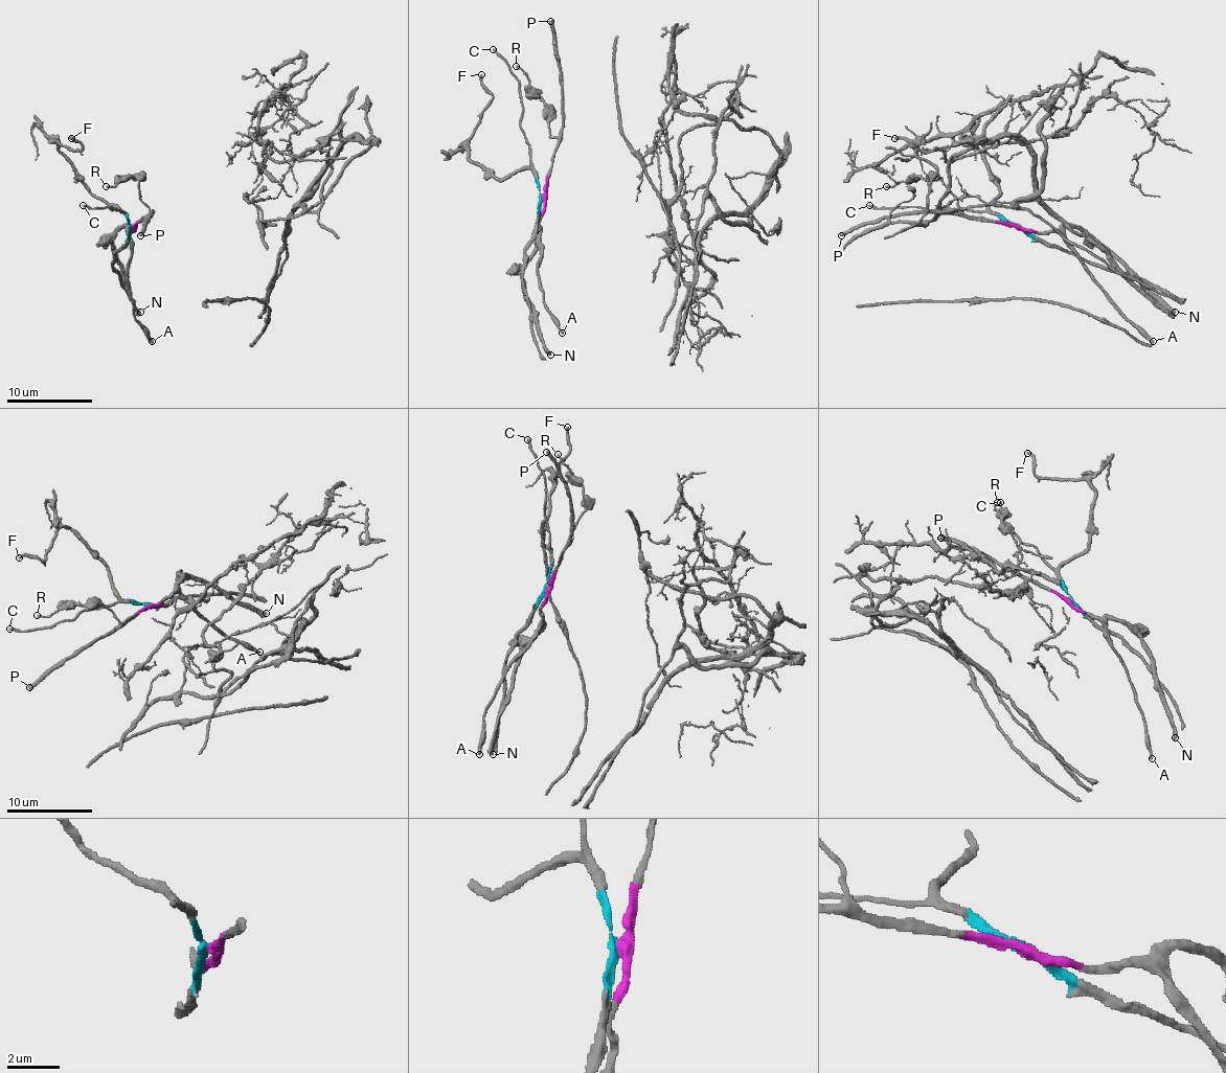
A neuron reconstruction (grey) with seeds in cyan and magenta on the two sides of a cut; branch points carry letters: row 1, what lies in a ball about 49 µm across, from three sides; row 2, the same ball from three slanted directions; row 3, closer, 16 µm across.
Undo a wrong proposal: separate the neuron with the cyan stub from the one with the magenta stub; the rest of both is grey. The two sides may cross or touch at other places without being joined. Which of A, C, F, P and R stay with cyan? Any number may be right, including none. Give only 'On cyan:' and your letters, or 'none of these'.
On cyan: C, F

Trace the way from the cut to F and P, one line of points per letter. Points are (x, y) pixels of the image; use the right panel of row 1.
F: (1017, 225), (1001, 221), (989, 208), (999, 190), (989, 163), (970, 143), (933, 150), (894, 137)
P: (1017, 225), (946, 212), (901, 212), (860, 223), (841, 235)

